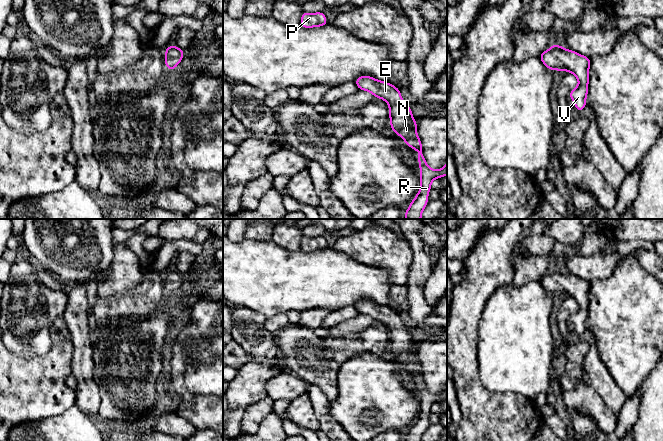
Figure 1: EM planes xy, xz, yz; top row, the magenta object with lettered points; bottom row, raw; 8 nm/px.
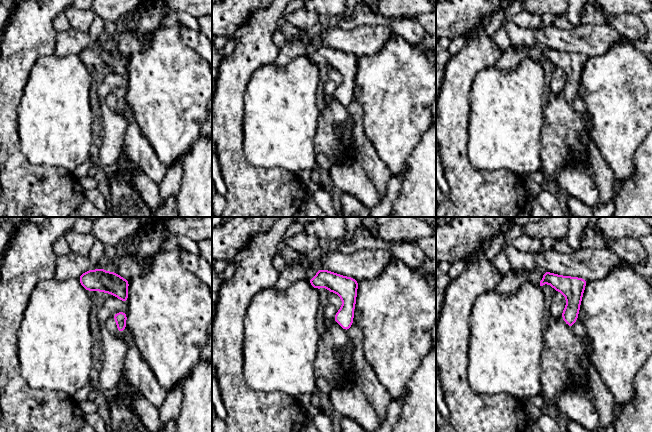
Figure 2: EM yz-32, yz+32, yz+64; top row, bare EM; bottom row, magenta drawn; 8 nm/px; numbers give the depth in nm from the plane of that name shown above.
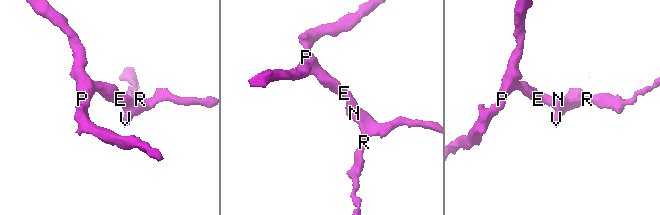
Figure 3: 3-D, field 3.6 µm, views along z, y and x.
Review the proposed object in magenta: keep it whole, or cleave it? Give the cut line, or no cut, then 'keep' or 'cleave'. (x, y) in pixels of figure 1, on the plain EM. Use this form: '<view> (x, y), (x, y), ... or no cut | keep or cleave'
no cut | keep

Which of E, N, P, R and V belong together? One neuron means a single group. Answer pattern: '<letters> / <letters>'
E N P R V

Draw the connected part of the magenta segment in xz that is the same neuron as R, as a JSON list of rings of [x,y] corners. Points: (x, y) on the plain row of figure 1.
[[[360,300],[356,303],[355,308],[360,314],[369,315],[374,321],[383,323],[389,328],[390,353],[402,361],[408,371],[414,372],[419,377],[421,411],[404,439],[405,441],[421,441],[428,427],[431,406],[447,399],[447,386],[441,394],[433,394],[427,389],[422,378],[422,368],[416,356],[417,345],[413,344],[410,330],[404,327],[397,311],[371,300]]]

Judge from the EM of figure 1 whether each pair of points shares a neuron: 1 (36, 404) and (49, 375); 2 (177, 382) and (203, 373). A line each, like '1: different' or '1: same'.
1: same
2: different

